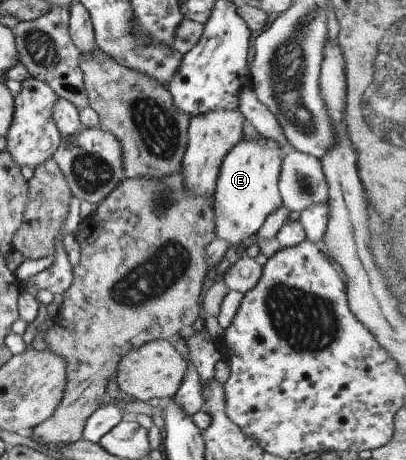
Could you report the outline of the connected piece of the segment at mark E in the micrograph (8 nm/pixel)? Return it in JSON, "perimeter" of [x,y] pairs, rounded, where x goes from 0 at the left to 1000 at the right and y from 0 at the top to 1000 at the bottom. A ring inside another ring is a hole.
{"perimeter":[[[638,289],[621,302],[594,300],[562,326],[522,422],[532,517],[579,535],[599,517],[631,509],[658,470],[695,446],[682,398],[697,335],[675,304]]]}

